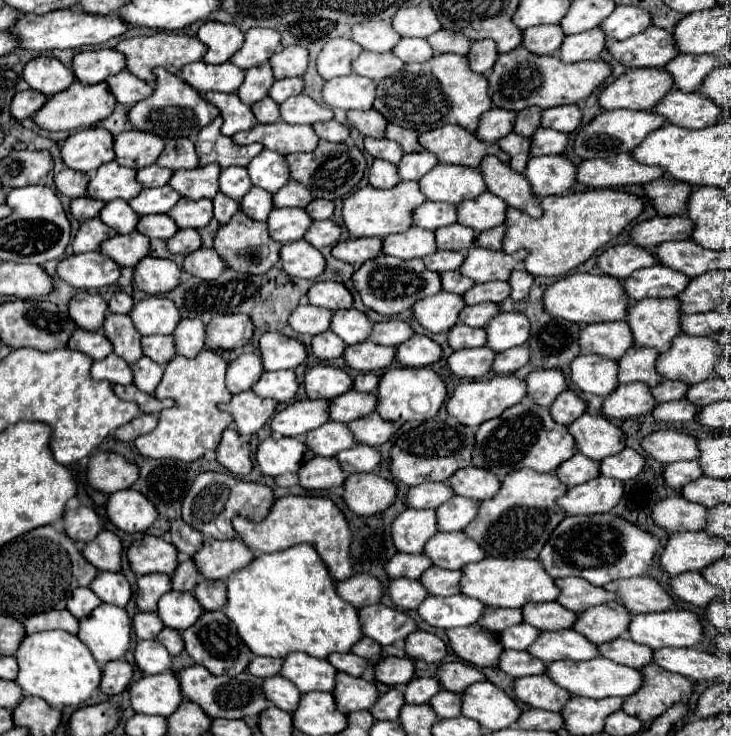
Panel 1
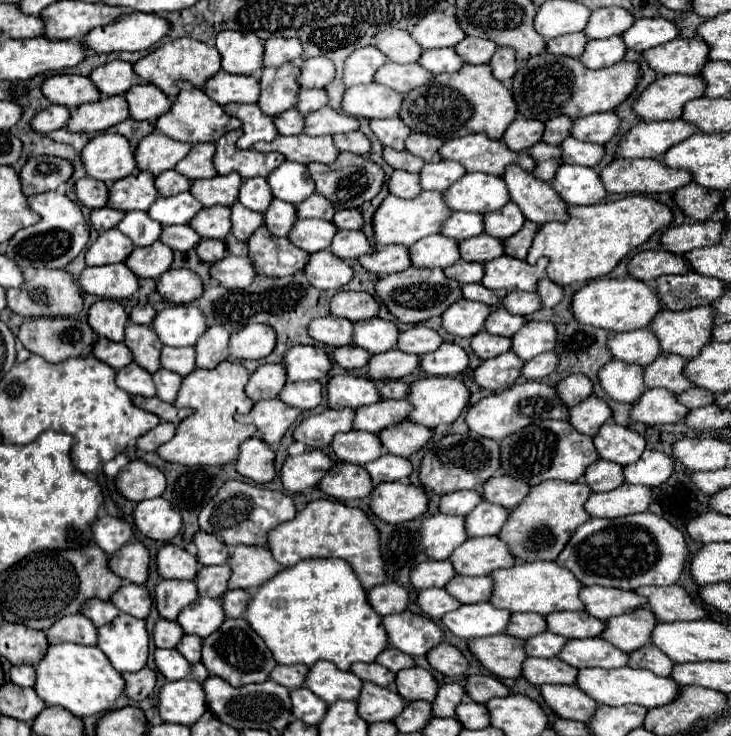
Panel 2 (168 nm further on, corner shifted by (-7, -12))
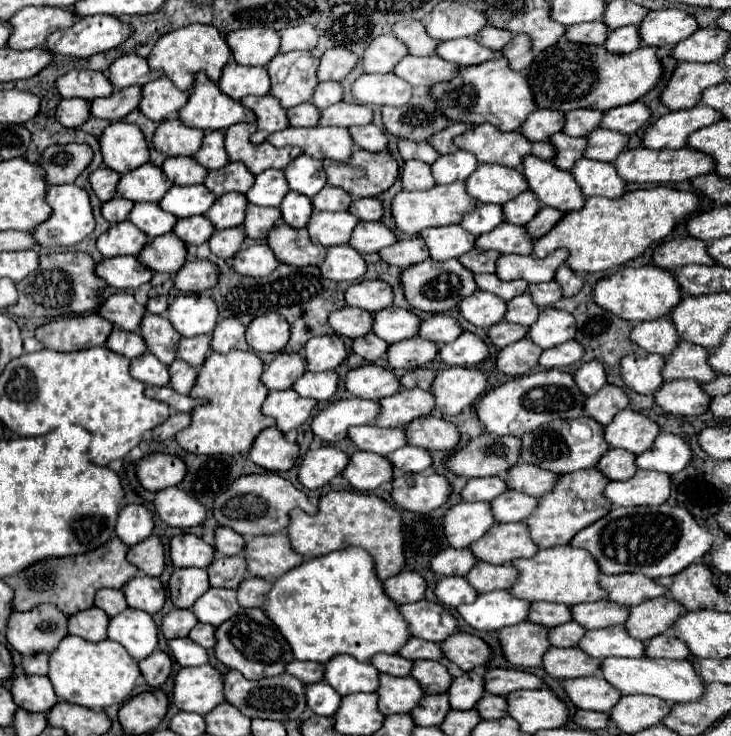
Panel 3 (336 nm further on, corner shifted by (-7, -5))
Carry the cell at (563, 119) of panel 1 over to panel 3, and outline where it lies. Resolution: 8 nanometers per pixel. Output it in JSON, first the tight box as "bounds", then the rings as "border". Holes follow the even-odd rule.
{"bounds":[599,101,649,135],"border":[[[635,101],[635,103],[605,111],[599,127],[629,135],[629,133],[635,133],[639,127],[643,127],[647,119],[649,119],[649,109],[643,103]]]}

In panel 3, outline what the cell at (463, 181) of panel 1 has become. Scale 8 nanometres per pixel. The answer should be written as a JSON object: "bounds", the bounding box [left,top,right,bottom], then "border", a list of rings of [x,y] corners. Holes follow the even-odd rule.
{"bounds":[465,165,527,203],"border":[[[479,165],[465,181],[467,193],[479,203],[507,203],[527,191],[527,181],[519,169],[501,165]]]}

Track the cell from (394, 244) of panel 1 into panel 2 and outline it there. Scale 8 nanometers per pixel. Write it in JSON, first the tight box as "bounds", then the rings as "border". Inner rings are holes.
{"bounds":[409,234,459,268],"border":[[[431,234],[419,242],[415,242],[409,248],[411,262],[417,268],[447,268],[455,262],[459,262],[459,242],[443,236],[443,234]]]}

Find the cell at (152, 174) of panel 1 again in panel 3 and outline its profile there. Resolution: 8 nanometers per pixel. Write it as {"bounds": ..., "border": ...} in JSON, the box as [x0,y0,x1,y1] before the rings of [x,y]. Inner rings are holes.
{"bounds":[161,157,207,185],"border":[[[169,157],[161,169],[173,185],[202,184],[203,177],[207,175],[207,169],[203,169],[191,157]]]}

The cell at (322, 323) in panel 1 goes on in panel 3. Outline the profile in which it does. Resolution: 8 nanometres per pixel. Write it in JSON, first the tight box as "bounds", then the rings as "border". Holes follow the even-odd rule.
{"bounds":[329,307,371,337],"border":[[[343,307],[329,317],[331,329],[341,335],[341,337],[363,337],[361,333],[371,331],[371,313],[365,313],[363,309],[357,307]]]}

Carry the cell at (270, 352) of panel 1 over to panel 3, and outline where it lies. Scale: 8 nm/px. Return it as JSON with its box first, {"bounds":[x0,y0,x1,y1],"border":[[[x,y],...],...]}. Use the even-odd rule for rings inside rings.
{"bounds":[303,335,347,371],"border":[[[321,335],[307,341],[303,357],[307,361],[307,371],[325,371],[341,365],[347,357],[347,349],[337,335]]]}

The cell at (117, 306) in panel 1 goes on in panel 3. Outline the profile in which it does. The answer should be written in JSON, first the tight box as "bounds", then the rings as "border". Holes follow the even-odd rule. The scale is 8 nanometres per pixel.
{"bounds":[145,297,169,315],"border":[[[149,297],[145,309],[147,309],[147,313],[163,315],[167,311],[167,305],[169,305],[169,299],[167,297]]]}

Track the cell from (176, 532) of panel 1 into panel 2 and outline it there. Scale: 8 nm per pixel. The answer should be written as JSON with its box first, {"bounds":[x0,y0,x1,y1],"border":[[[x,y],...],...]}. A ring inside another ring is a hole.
{"bounds":[193,532,229,566],"border":[[[197,532],[193,542],[197,546],[197,560],[203,566],[225,564],[227,562],[227,558],[229,558],[229,546],[223,544],[221,540],[217,540],[215,536],[211,536],[207,532]]]}

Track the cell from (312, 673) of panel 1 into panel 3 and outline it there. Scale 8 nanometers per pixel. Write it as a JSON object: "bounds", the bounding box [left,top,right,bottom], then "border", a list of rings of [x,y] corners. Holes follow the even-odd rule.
{"bounds":[323,655,379,695],"border":[[[335,655],[331,661],[325,663],[325,675],[323,681],[327,681],[339,695],[351,695],[351,693],[371,693],[379,685],[379,671],[371,663],[359,663],[347,655]]]}

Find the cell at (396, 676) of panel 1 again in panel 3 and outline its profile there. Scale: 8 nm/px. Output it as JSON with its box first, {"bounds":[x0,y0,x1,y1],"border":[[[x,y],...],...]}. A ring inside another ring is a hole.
{"bounds":[411,661,451,693],"border":[[[415,661],[411,677],[421,685],[423,693],[445,693],[451,685],[451,675],[439,661]]]}

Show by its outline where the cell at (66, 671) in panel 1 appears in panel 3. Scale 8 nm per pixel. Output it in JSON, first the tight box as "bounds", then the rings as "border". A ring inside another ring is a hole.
{"bounds":[47,635,141,711],"border":[[[67,635],[49,655],[47,677],[53,683],[57,697],[93,711],[101,711],[103,707],[109,707],[113,703],[123,703],[139,675],[141,673],[137,663],[131,661],[129,653],[111,639],[91,643],[81,637]]]}

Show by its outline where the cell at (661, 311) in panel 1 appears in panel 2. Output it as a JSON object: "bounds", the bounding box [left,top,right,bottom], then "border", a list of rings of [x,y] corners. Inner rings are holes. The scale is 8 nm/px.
{"bounds":[651,306,715,358],"border":[[[711,306],[689,310],[661,310],[651,322],[663,352],[673,352],[683,358],[695,358],[701,348],[711,342],[715,312]]]}

